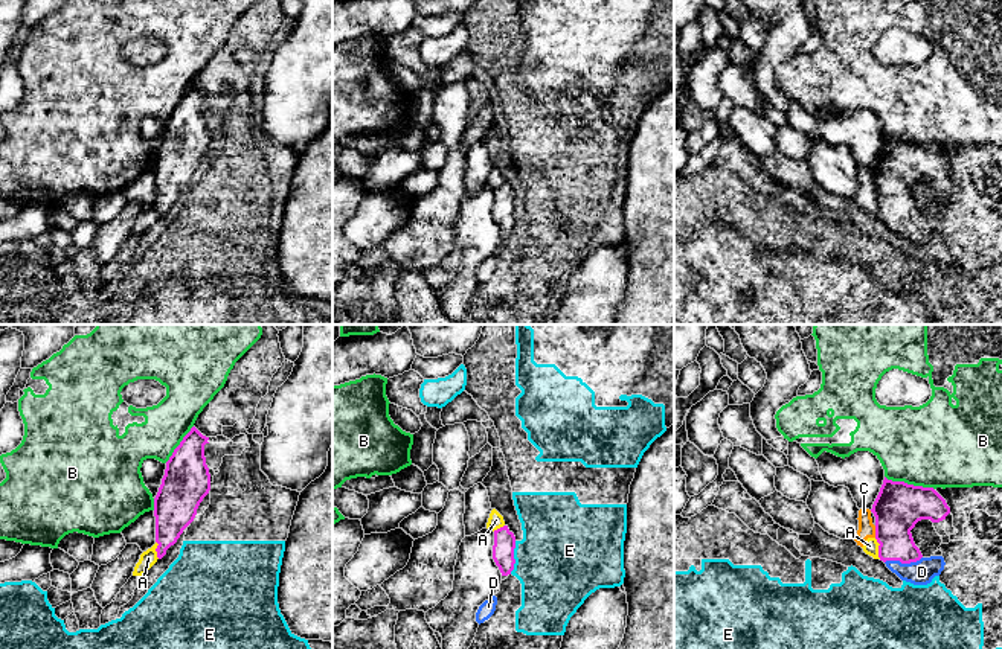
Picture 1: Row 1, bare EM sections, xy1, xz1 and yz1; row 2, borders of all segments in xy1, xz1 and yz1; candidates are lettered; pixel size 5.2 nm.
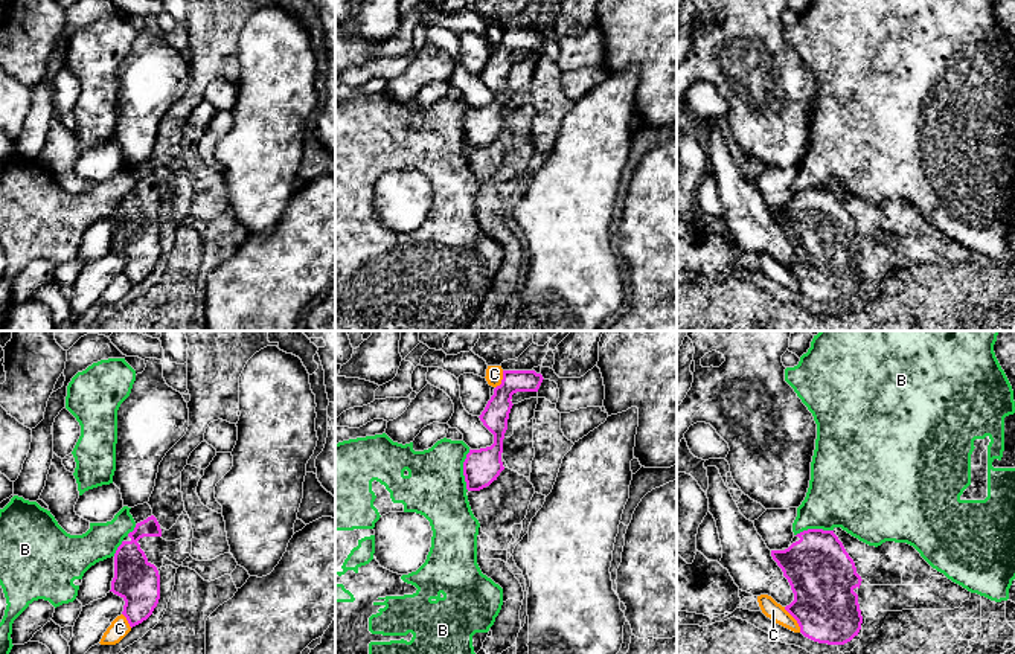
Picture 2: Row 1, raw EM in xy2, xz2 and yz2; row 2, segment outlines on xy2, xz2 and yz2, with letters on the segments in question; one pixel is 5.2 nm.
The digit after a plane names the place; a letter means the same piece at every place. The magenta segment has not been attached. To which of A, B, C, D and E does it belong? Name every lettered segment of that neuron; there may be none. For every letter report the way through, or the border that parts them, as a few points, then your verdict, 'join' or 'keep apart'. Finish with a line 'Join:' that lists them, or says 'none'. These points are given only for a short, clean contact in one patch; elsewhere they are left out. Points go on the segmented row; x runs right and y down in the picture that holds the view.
A: border yz1 (874, 538), (879, 544), (880, 558); keep apart
B: keep apart
C: keep apart
D: way yz1 (896, 517), (896, 543), (903, 562), (921, 572); join
E: border xz1 (516, 541), (514, 569), (510, 573); keep apart
Join: D

